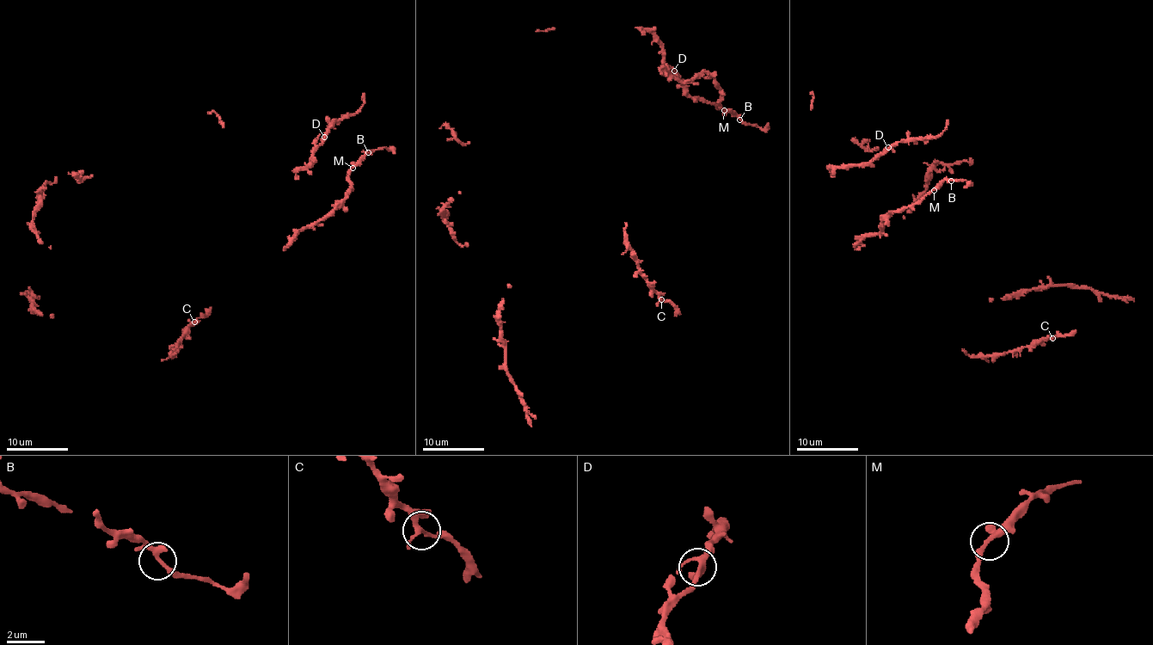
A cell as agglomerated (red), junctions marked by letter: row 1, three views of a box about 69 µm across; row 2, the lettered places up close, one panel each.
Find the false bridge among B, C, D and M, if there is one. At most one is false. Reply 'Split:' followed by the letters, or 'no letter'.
Split: C

